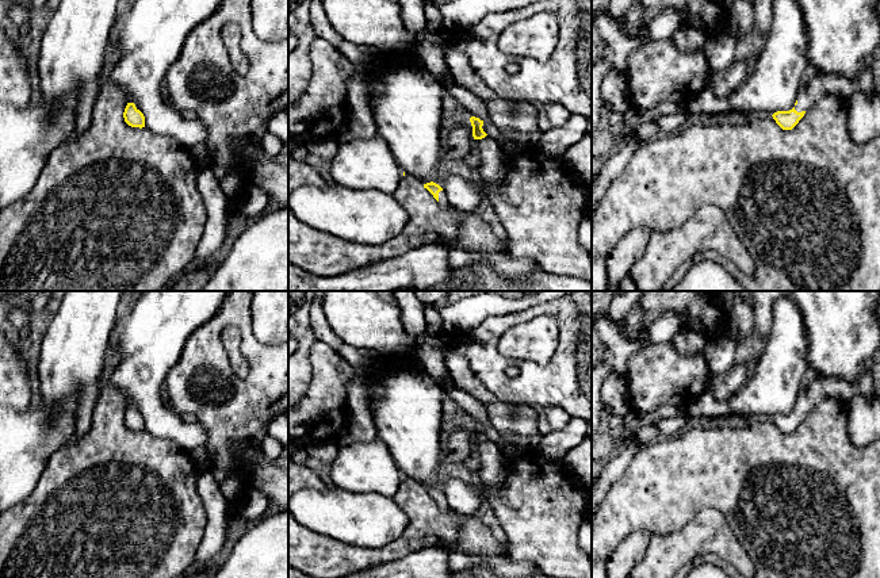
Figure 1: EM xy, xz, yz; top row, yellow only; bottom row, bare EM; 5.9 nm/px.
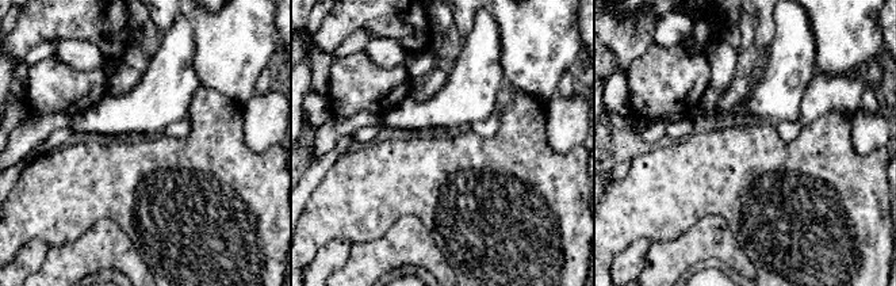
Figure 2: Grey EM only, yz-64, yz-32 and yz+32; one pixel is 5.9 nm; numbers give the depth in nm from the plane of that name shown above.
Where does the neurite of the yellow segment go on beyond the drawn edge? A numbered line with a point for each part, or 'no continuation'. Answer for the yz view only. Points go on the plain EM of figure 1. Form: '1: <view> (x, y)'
1: yz (817, 389)

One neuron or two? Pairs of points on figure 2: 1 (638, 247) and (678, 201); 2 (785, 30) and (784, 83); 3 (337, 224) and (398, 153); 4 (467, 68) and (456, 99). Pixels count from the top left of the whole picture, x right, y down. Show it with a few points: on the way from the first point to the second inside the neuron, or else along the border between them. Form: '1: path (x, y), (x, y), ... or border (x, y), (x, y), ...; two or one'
1: border (651, 241), (638, 239), (617, 256); two
2: path (785, 44), (785, 69); one
3: path (355, 206), (390, 171); one
4: path (467, 76), (467, 88), (464, 91); one

